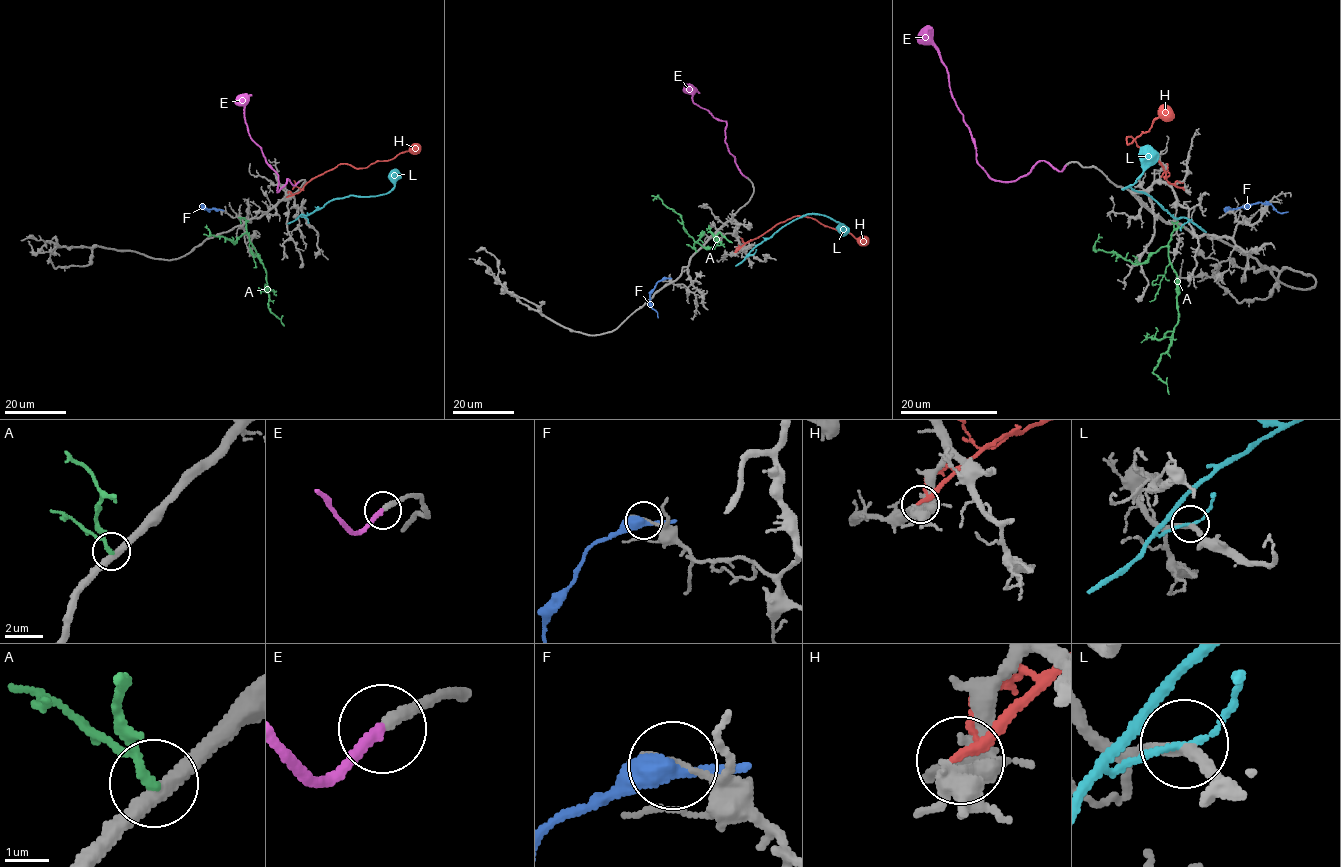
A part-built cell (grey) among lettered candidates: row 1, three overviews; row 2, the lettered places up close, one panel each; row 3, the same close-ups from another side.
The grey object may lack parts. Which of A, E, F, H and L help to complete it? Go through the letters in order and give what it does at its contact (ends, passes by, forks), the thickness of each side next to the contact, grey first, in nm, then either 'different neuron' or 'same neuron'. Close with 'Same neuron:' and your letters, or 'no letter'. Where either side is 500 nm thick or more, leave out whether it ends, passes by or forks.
A: it passes by; calibres 400 and 160 nm; different neuron
E: it ends; calibres 280 and 280 nm; same neuron
F: it passes by; calibres 150 and 400 nm; different neuron
H: it ends; calibres 400 and 240 nm; different neuron
L: it passes by; calibres 260 and 120 nm; different neuron
Same neuron: E

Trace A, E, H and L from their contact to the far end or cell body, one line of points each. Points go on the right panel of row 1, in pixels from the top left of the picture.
A: (1182, 227), (1172, 233), (1168, 249), (1177, 276), (1178, 323), (1153, 372), (1168, 394)
E: (1065, 165), (1059, 171), (1043, 160), (1013, 181), (995, 181), (978, 163), (946, 65), (922, 29)
H: (1184, 189), (1166, 178), (1156, 159), (1126, 138), (1128, 144), (1149, 130), (1165, 108)
L: (1188, 221), (1173, 217), (1151, 197), (1130, 187), (1123, 188), (1131, 186), (1142, 174), (1143, 153), (1150, 146)

